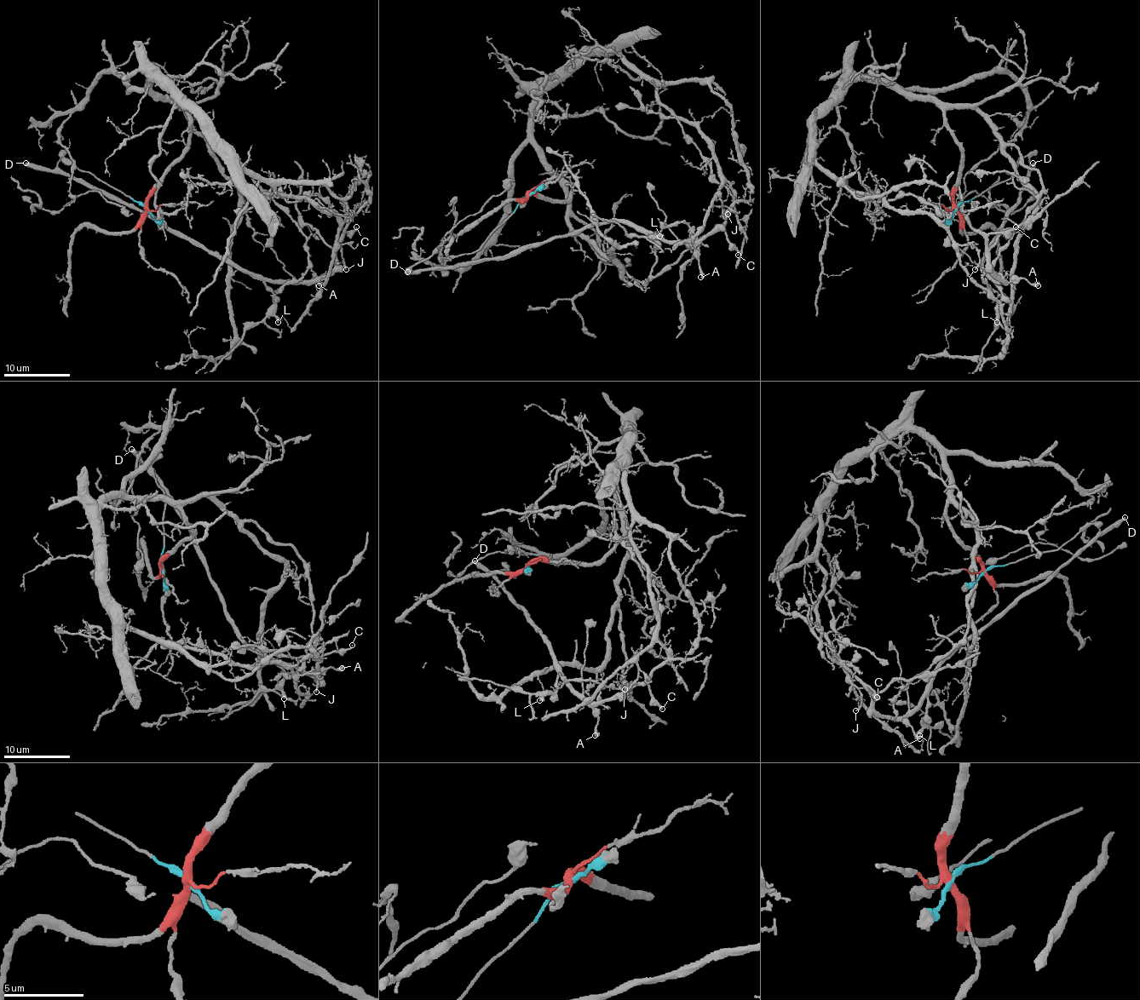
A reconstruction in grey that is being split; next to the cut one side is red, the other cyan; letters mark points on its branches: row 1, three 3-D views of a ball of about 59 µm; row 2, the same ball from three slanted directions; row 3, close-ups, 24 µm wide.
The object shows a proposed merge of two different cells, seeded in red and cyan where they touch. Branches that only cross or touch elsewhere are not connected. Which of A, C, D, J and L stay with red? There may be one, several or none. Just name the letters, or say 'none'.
J

